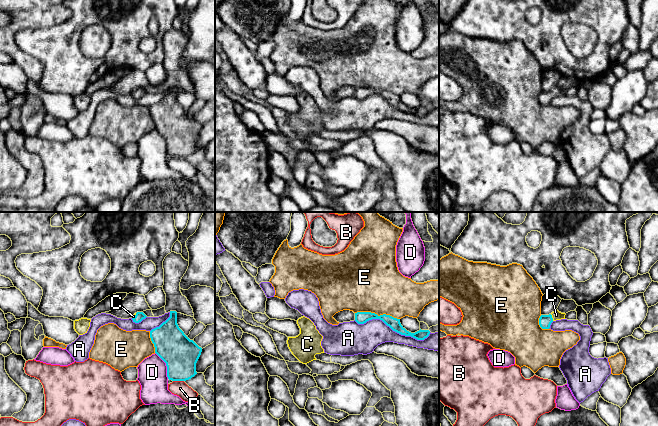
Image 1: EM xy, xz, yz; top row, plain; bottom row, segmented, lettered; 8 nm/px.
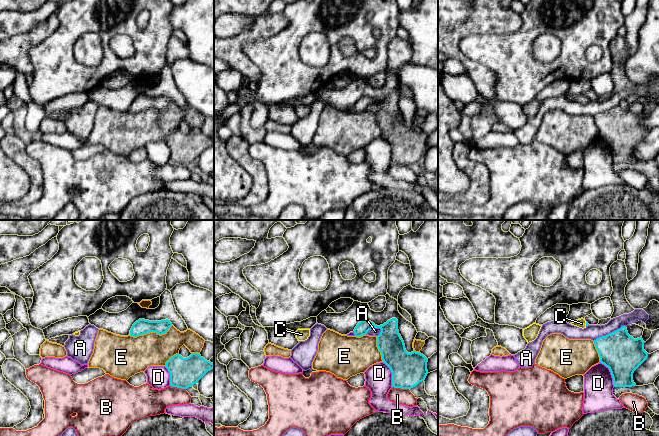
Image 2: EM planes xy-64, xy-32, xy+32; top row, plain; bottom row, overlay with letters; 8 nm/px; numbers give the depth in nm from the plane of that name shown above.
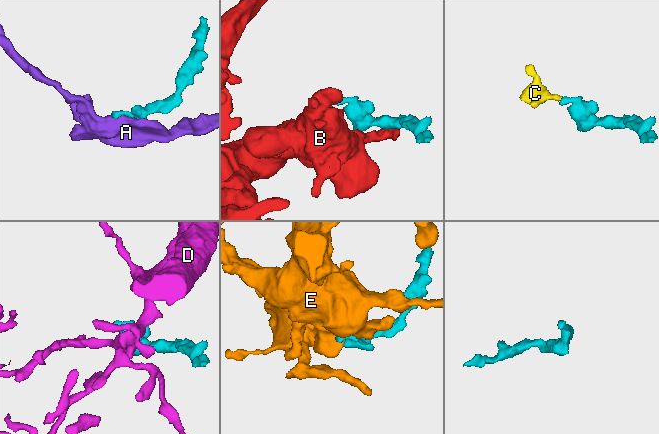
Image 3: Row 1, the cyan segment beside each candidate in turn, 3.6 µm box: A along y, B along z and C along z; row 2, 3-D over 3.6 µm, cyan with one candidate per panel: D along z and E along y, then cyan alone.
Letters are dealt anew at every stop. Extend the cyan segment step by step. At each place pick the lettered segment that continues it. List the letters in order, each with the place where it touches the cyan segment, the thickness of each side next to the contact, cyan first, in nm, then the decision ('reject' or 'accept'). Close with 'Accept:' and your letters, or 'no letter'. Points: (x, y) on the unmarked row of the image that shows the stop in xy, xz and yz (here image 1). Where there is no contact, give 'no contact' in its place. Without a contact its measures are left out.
A: meets cyan in xz at (392, 105); 90 nm thick on the cyan side, 240 nm on the other; reject
B: meets cyan in xy at (178, 156); 280 nm thick on the cyan side, 120 nm on the other; reject
C: meets cyan in yz at (551, 93); 100 nm thick on the cyan side, 80 nm on the other; accept
D: meets cyan in xy at (166, 141); 280 nm thick on the cyan side, 240 nm on the other; reject
E: meets cyan in xz at (376, 90); 100 nm thick on the cyan side, 460 nm on the other; reject
Accept: C

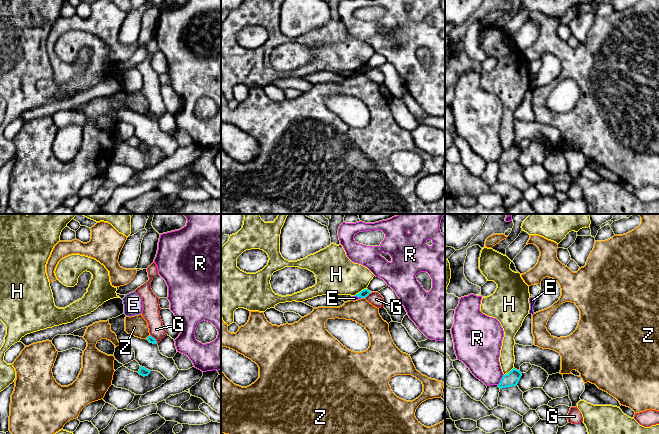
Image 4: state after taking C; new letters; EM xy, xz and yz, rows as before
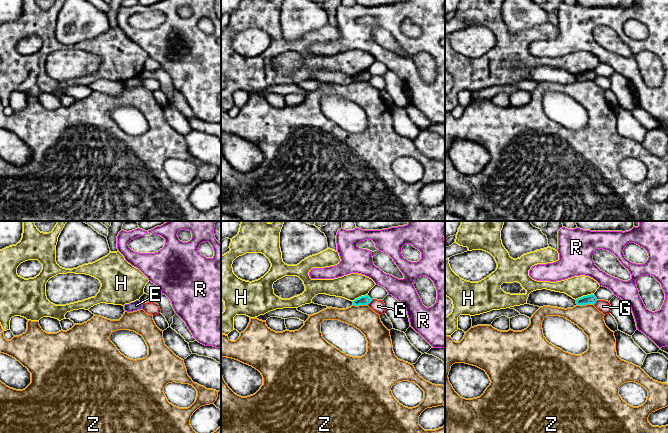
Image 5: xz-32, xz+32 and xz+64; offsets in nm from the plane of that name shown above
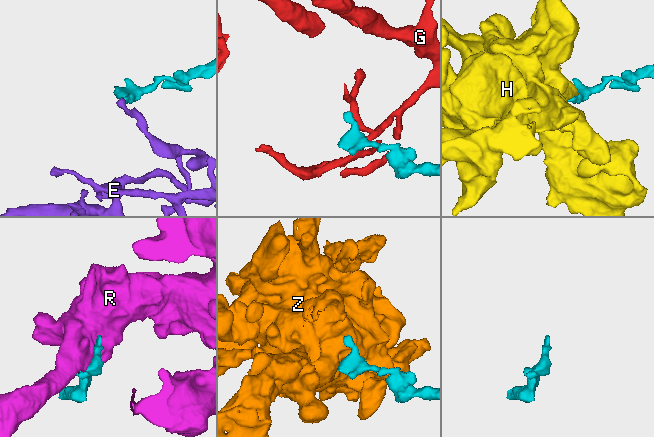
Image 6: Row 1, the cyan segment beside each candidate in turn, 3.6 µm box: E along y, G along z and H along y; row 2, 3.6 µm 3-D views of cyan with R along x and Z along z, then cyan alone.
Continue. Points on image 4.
E: meets cyan in xz at (358, 72); 70 nm thick on the cyan side, 40 nm on the other; reject
G: meets cyan in xz at (367, 71); 70 nm thick on the cyan side, 100 nm on the other; reject
H: meets cyan in xz at (361, 67); 70 nm thick on the cyan side, 320 nm on the other; reject
R: meets cyan in yz at (501, 155); 110 nm thick on the cyan side, 280 nm on the other; reject
Z: meets cyan in xz at (363, 73); 70 nm thick on the cyan side, 190 nm on the other; reject
Accept: no letter

